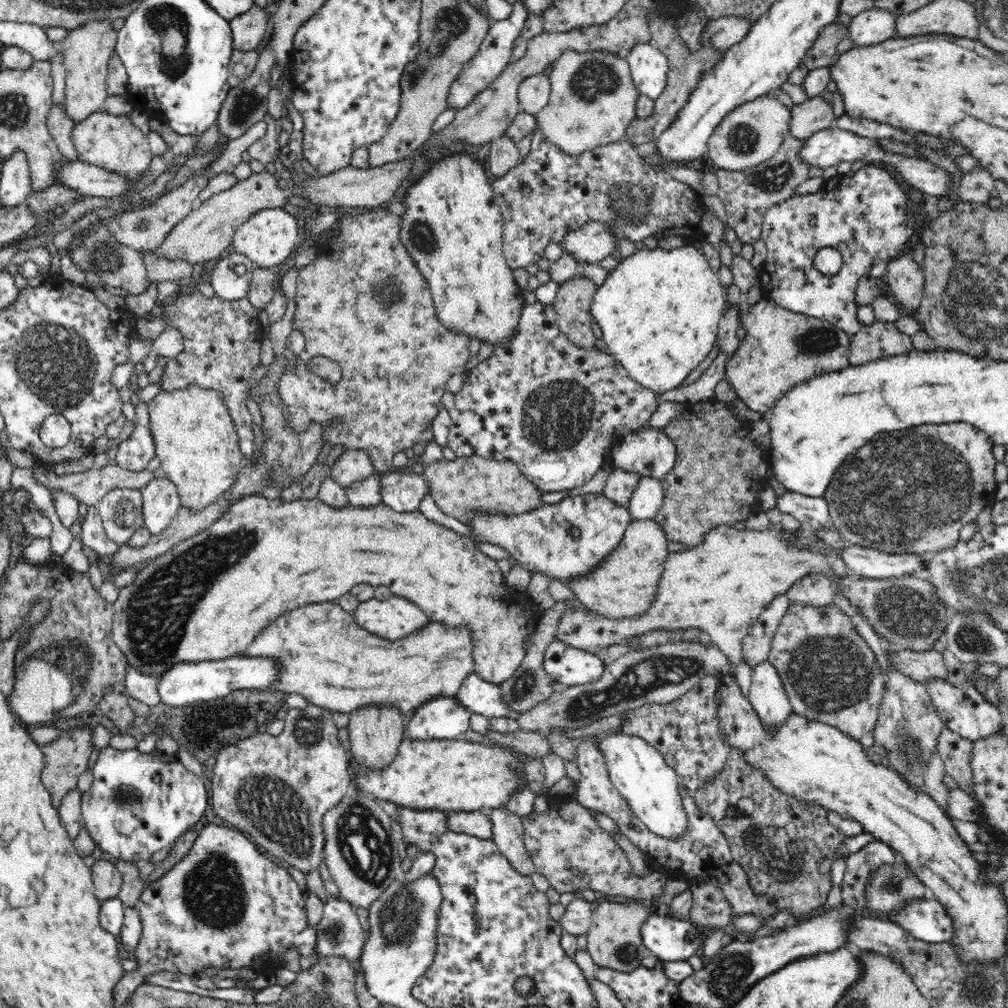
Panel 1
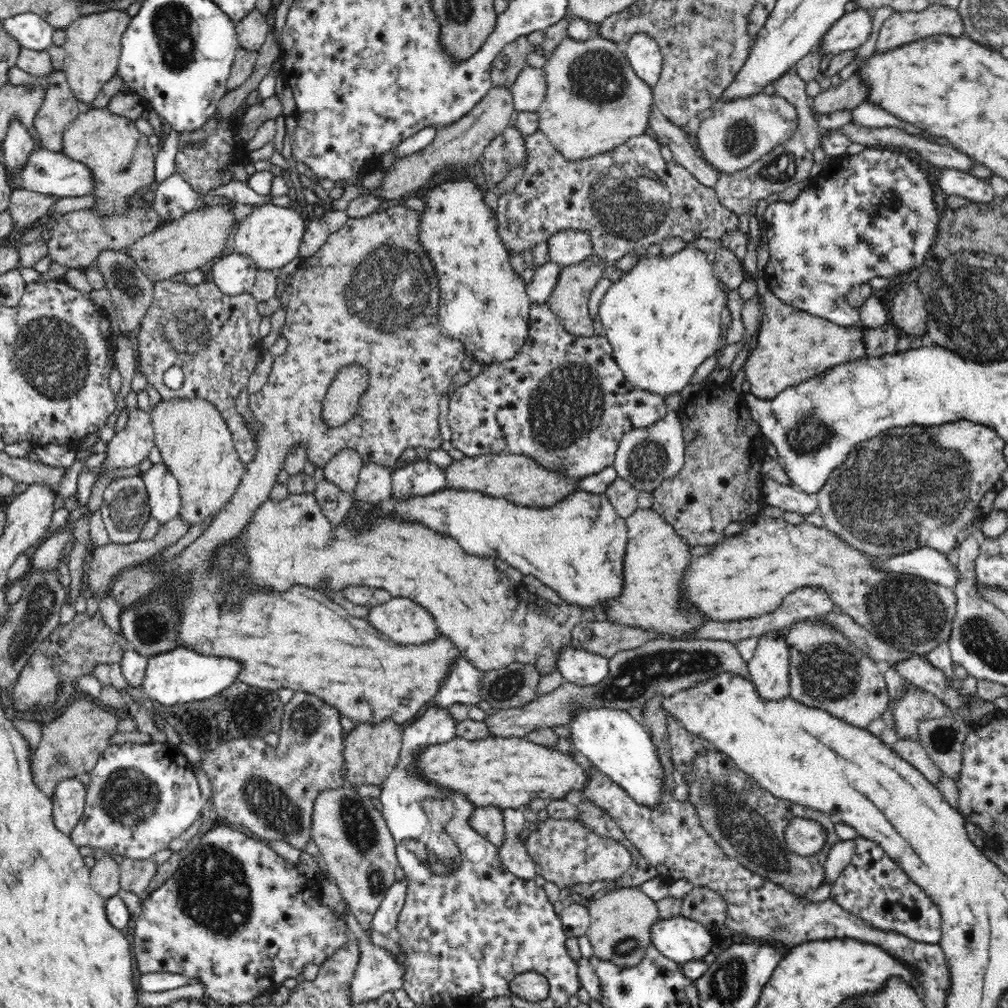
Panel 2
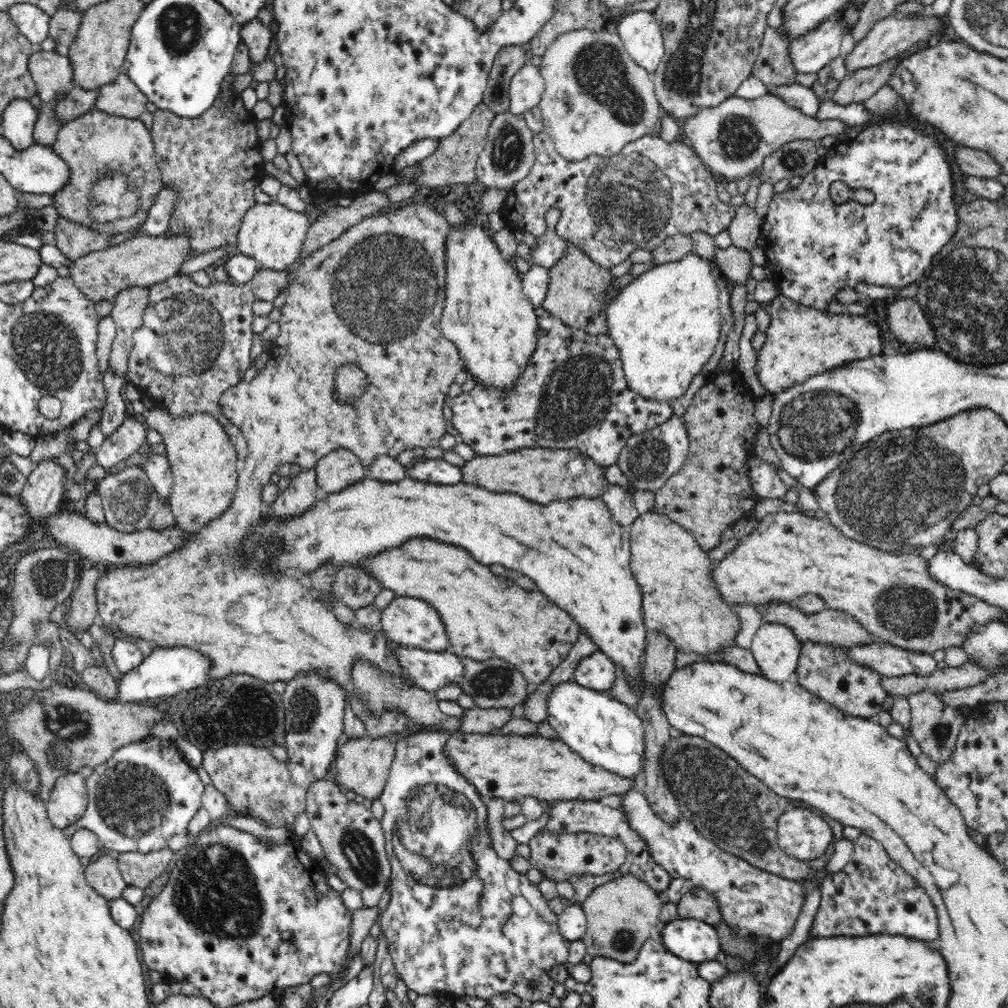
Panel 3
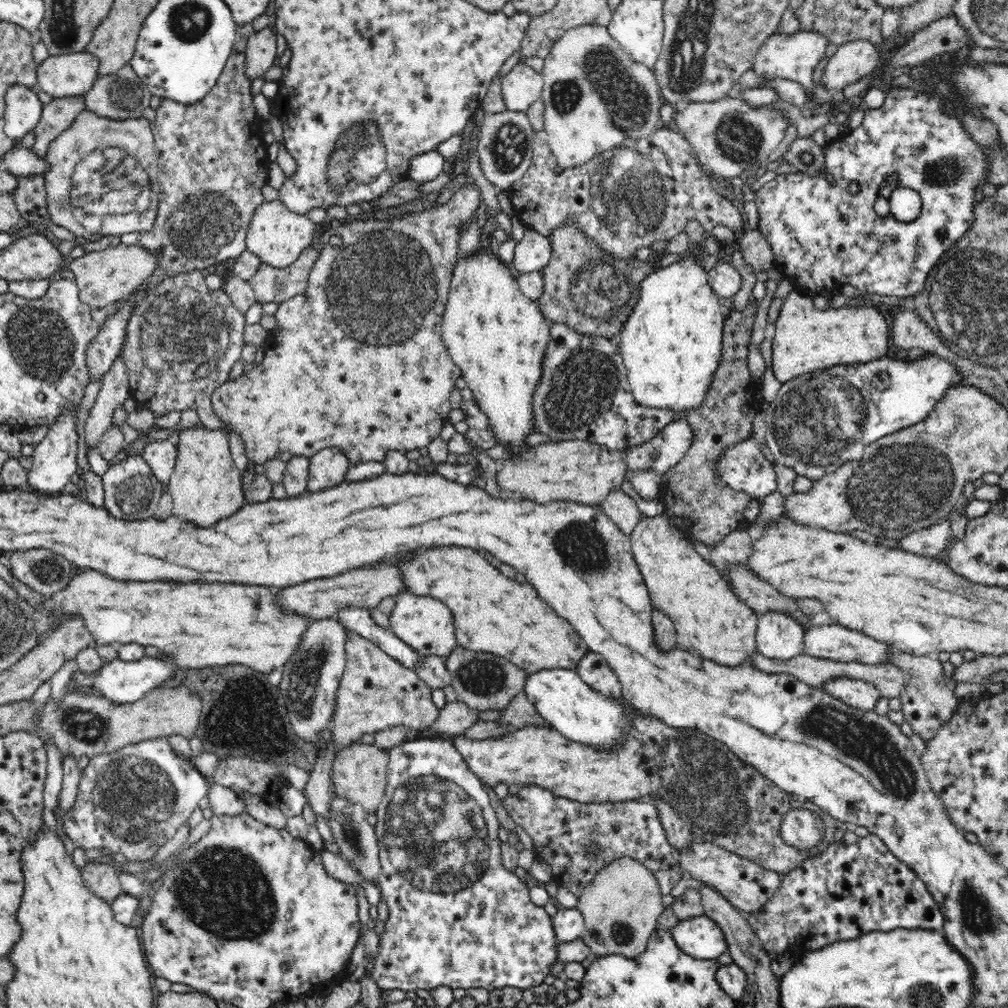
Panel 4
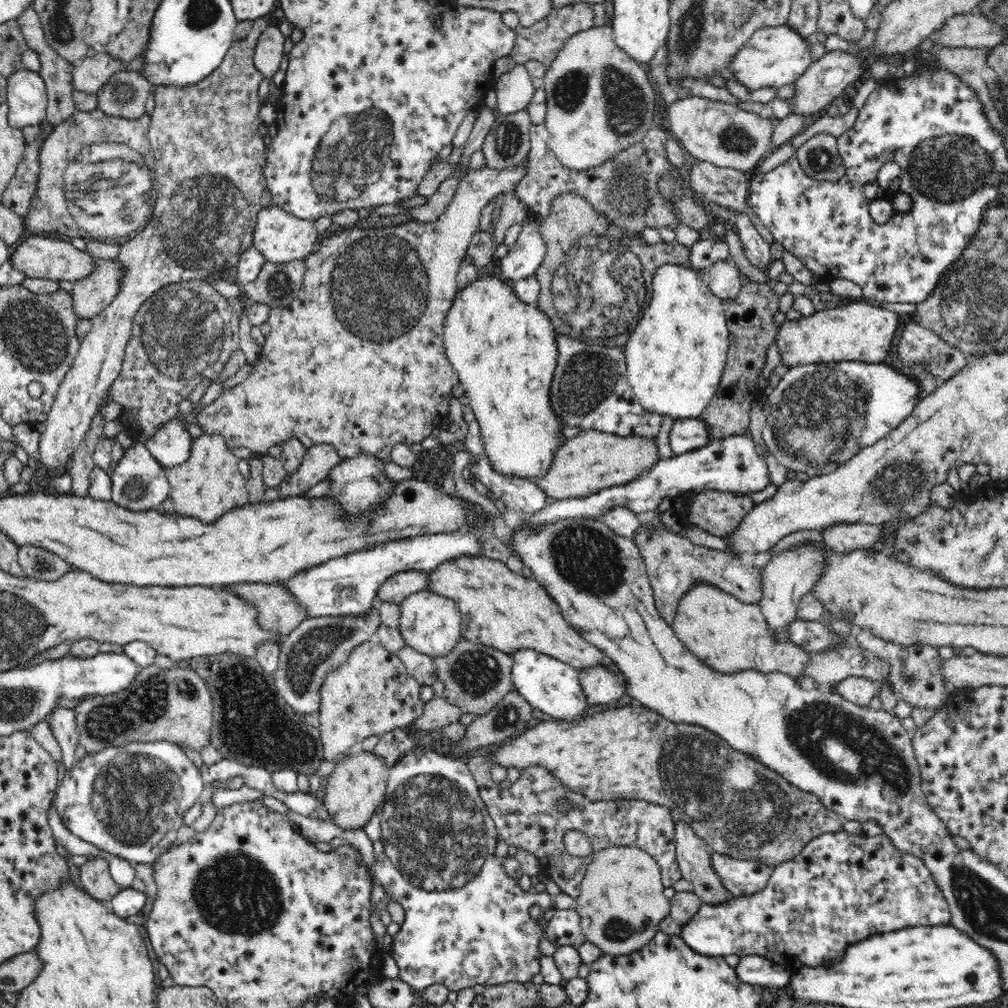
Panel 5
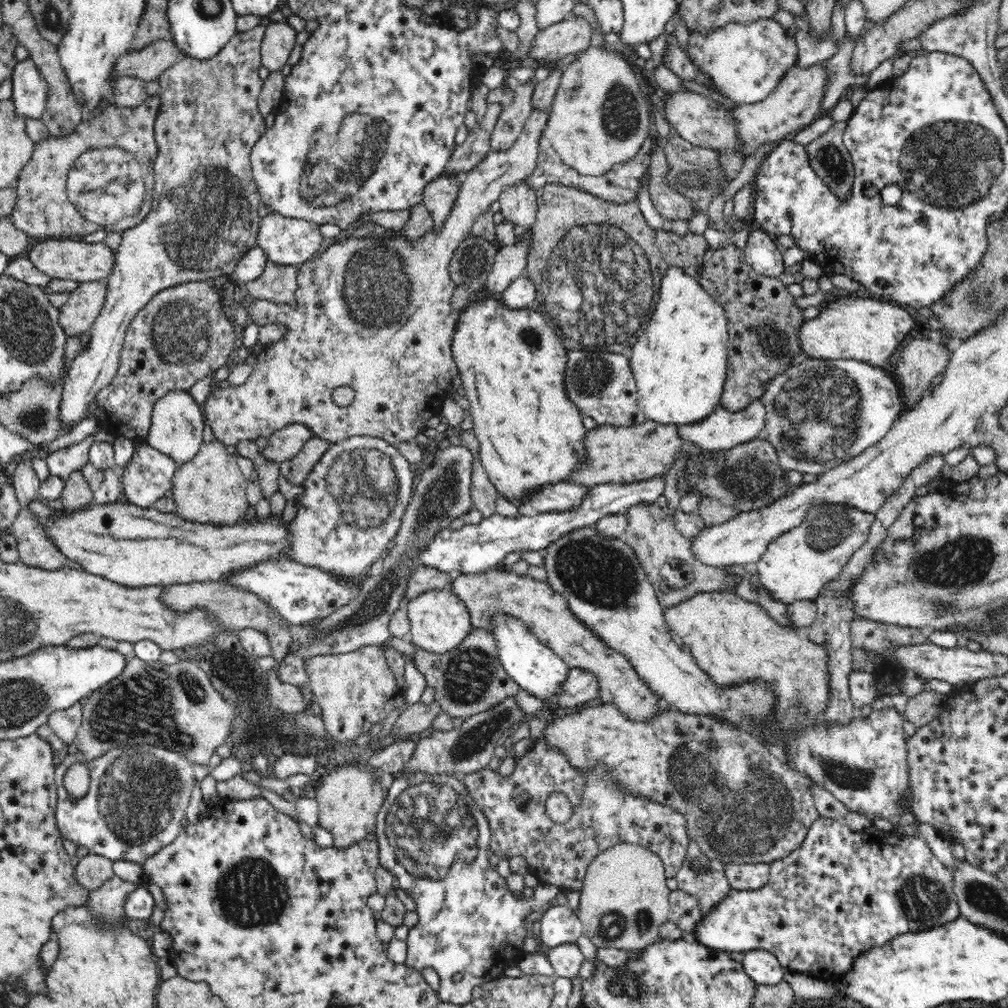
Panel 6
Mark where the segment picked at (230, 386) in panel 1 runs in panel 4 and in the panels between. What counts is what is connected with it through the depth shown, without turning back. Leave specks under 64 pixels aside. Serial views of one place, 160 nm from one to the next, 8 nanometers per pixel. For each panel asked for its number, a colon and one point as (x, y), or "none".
2: (215, 338)
3: (195, 341)
4: (183, 339)

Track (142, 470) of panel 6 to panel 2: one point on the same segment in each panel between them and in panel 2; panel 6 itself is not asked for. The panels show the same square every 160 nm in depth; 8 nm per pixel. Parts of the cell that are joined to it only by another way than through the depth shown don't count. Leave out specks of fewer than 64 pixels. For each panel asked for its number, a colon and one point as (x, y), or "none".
2: (125, 509)
3: (129, 502)
4: (131, 491)
5: (139, 483)

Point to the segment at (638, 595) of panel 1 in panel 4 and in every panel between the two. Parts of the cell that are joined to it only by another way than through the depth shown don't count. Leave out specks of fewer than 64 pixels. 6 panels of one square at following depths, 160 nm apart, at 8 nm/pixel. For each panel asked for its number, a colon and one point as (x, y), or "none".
2: (656, 557)
3: (679, 598)
4: (710, 620)

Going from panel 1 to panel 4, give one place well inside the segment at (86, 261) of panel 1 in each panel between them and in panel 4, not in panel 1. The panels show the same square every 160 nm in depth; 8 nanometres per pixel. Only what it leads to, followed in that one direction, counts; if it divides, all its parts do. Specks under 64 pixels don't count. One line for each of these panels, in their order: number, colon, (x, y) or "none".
2: (131, 290)
3: (129, 304)
4: (115, 389)

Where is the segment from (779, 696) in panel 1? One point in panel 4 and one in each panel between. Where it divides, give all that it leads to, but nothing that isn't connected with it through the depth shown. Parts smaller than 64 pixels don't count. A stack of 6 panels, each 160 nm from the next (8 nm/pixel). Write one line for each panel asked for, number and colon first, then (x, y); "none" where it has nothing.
2: (768, 668)
3: (776, 648)
4: (778, 636)

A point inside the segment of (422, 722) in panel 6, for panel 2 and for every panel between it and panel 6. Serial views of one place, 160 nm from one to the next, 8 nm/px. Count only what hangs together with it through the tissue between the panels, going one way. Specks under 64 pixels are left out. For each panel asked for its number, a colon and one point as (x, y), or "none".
2: (660, 668)
3: (476, 720)
4: (455, 718)
5: (438, 713)

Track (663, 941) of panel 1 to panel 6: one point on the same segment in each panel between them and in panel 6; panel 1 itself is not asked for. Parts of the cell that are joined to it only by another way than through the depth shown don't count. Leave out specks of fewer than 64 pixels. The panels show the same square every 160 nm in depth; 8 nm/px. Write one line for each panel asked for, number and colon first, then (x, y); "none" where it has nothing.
2: (681, 940)
3: (696, 941)
4: (700, 938)
5: (842, 888)
6: (840, 892)

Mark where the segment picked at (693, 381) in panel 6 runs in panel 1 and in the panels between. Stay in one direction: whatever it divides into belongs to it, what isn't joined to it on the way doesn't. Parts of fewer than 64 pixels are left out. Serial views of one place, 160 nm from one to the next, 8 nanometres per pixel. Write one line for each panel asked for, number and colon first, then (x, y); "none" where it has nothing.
1: (659, 309)
2: (662, 317)
3: (665, 323)
4: (670, 365)
5: (675, 358)

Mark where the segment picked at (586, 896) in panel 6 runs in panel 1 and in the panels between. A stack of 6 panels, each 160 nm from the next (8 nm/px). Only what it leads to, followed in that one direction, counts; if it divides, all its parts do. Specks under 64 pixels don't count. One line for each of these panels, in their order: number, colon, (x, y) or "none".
1: (614, 941)
2: (621, 919)
3: (622, 915)
4: (621, 906)
5: (621, 903)

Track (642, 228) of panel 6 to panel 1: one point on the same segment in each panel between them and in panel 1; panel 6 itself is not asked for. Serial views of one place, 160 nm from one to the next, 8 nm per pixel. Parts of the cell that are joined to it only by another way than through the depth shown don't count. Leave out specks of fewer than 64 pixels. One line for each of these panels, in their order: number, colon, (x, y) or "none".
1: (572, 303)
2: (569, 300)
3: (577, 284)
4: (581, 290)
5: (595, 282)

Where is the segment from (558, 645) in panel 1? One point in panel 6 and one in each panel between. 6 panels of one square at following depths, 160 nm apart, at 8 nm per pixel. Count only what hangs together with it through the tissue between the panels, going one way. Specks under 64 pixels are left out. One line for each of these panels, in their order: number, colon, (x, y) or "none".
2: (580, 667)
3: (597, 671)
4: (593, 668)
5: (602, 684)
6: (582, 686)

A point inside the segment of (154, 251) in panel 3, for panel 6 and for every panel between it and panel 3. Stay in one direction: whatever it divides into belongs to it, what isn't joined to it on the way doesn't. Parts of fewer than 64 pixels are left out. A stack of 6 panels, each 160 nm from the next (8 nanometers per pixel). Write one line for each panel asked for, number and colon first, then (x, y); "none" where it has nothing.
4: (103, 277)
5: (90, 295)
6: (85, 302)

